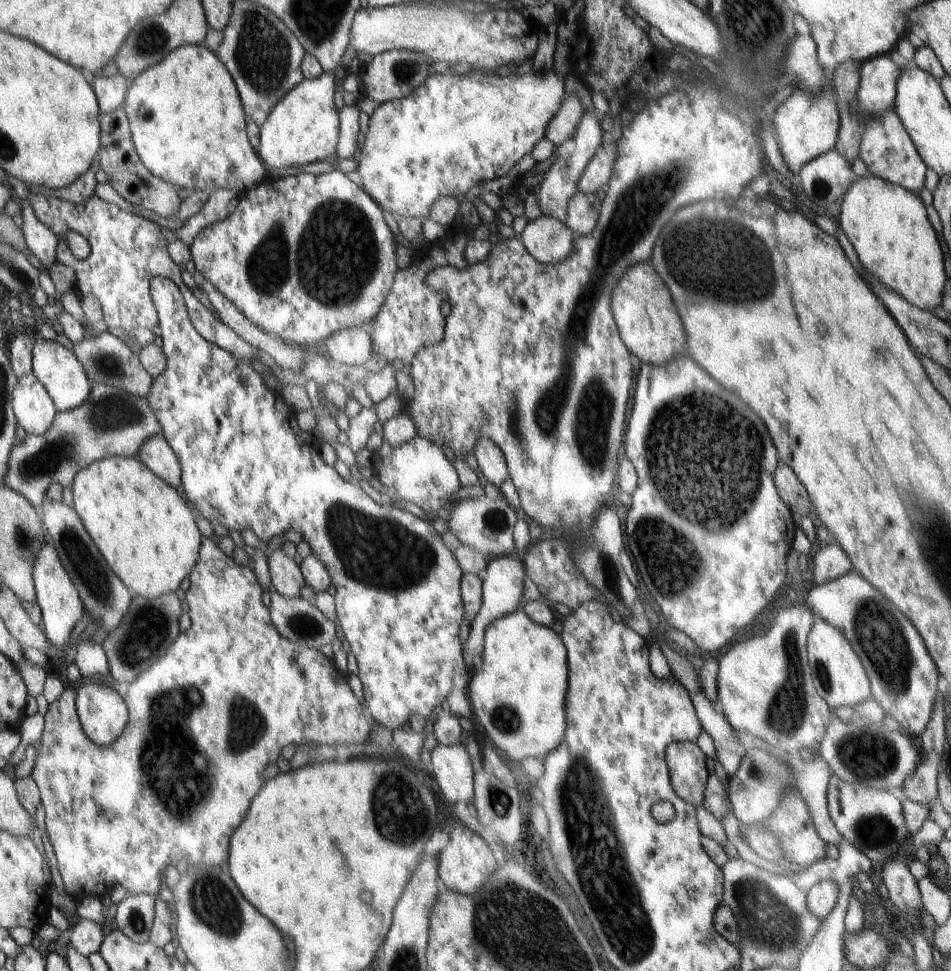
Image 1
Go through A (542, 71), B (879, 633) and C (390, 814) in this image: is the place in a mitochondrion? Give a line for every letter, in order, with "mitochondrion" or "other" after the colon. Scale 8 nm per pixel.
A: other
B: mitochondrion
C: mitochondrion

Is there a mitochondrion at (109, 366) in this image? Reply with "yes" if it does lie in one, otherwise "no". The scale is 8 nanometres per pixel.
yes

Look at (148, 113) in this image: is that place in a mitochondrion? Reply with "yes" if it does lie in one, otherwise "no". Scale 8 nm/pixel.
yes

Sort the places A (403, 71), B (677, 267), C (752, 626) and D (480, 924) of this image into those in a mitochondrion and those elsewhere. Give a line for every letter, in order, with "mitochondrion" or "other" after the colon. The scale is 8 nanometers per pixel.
A: mitochondrion
B: mitochondrion
C: other
D: mitochondrion

